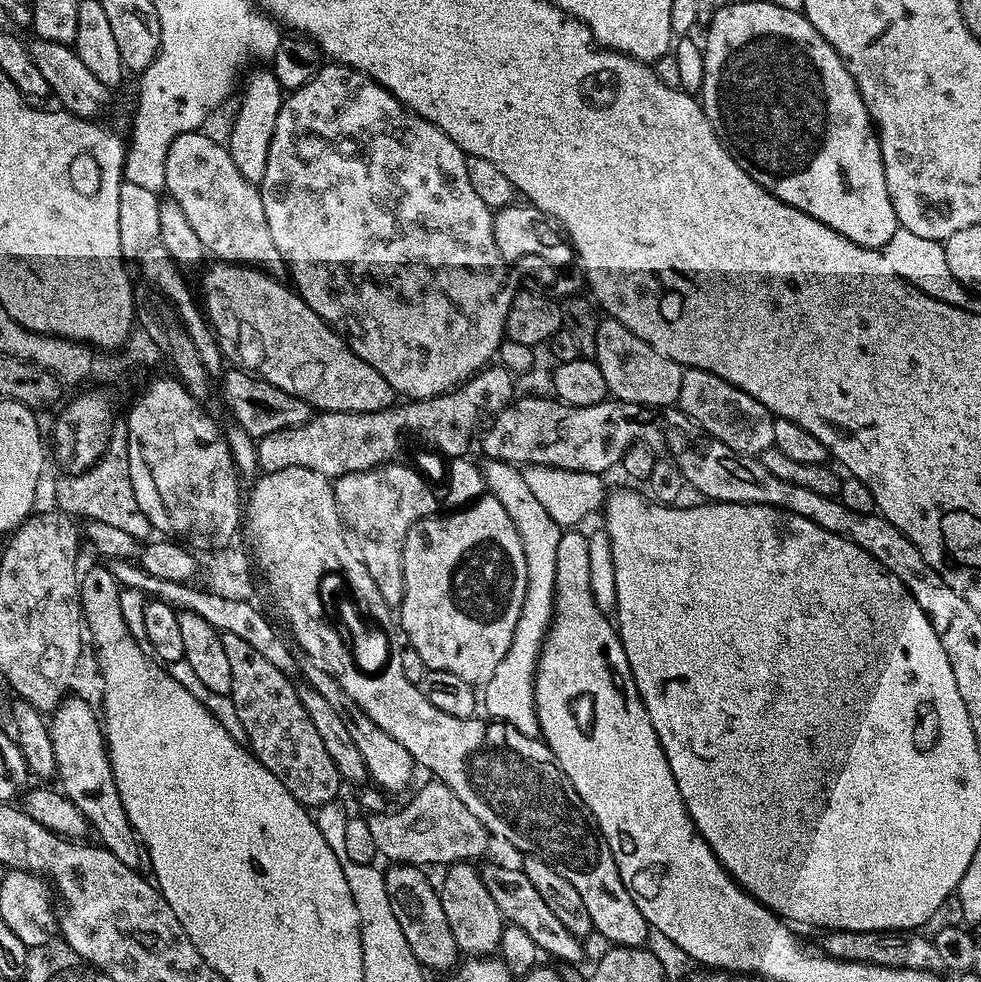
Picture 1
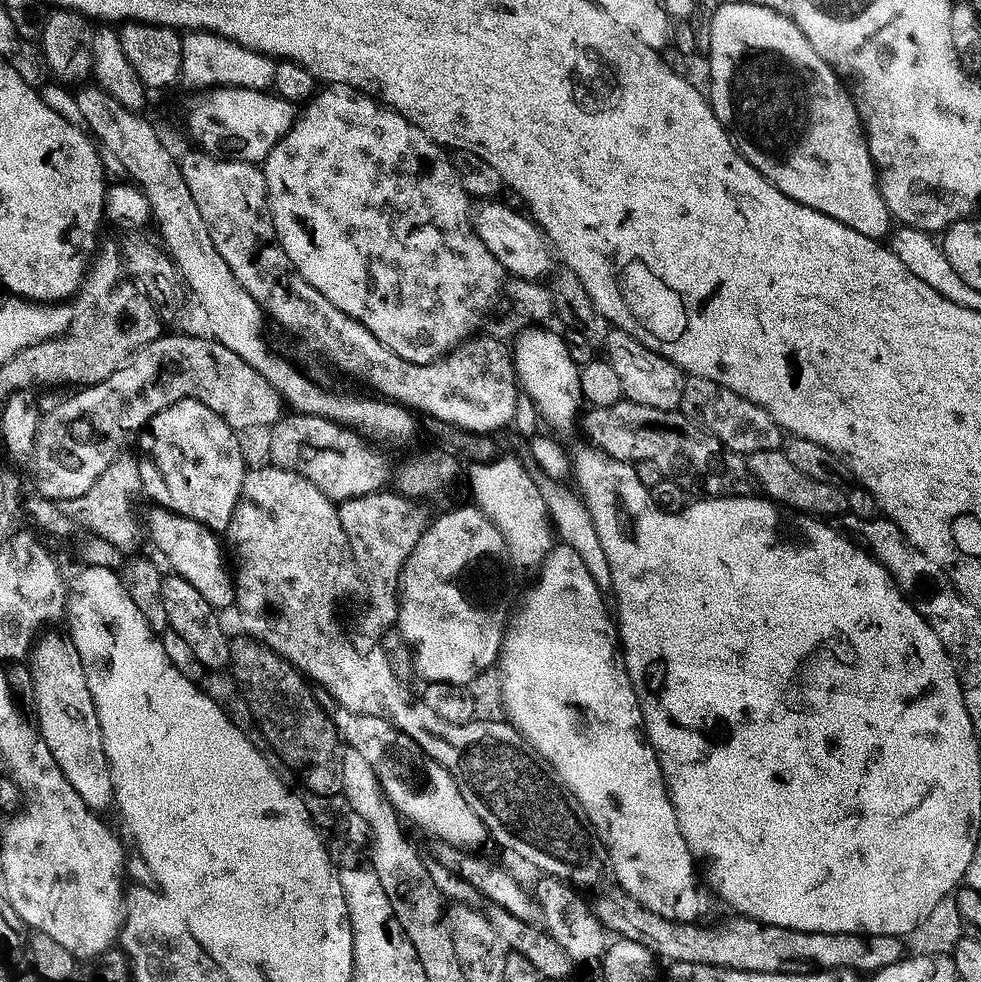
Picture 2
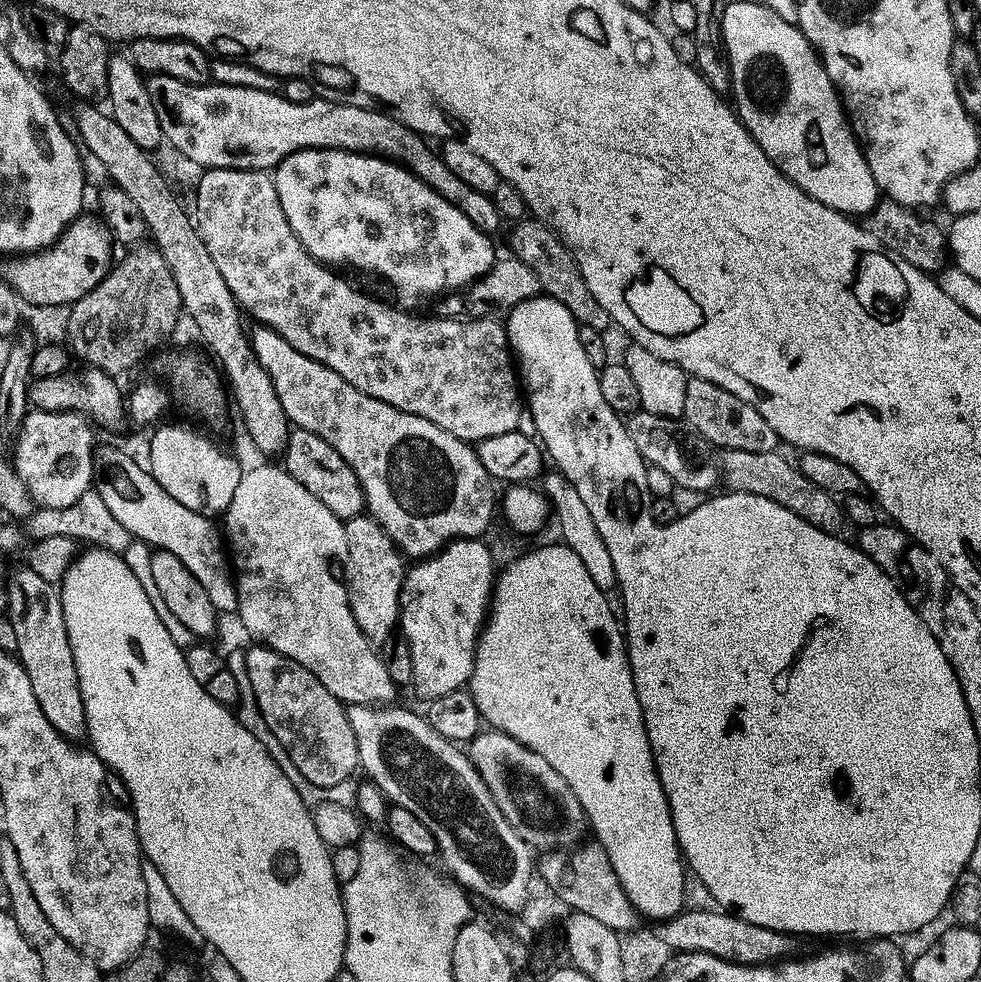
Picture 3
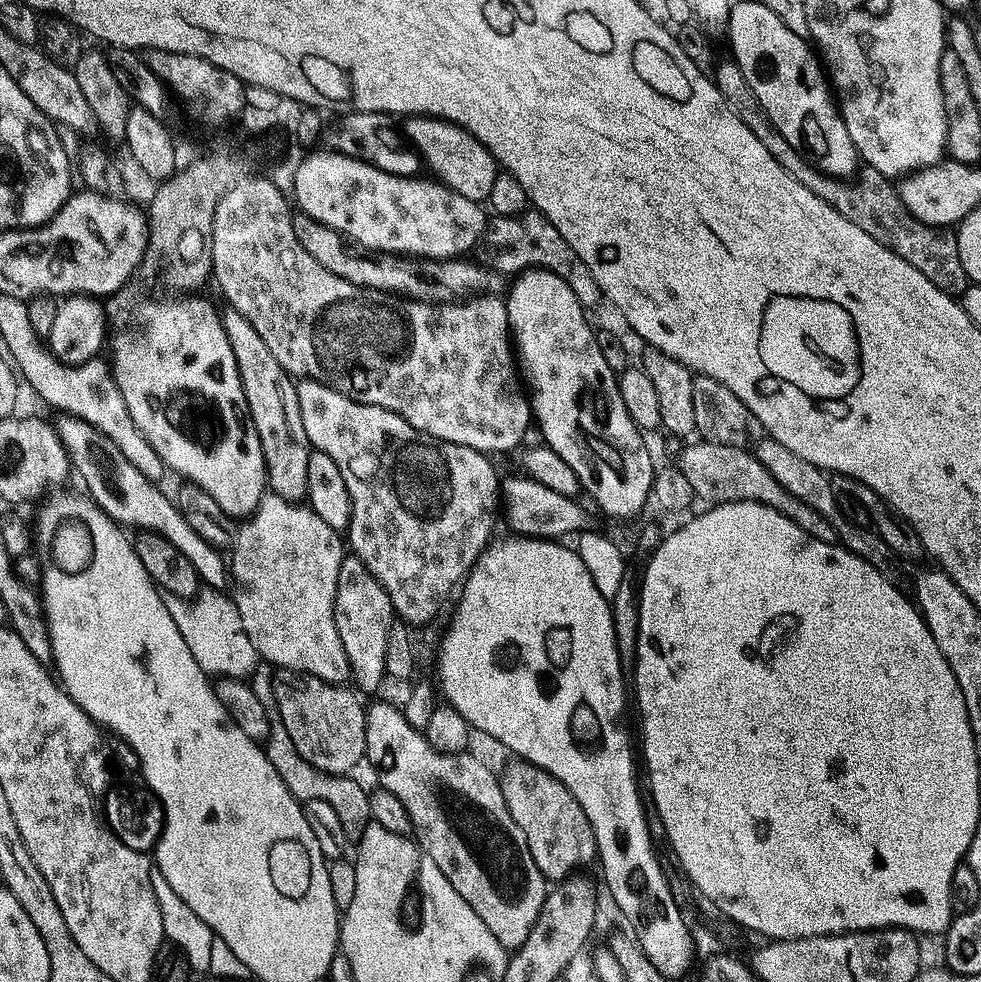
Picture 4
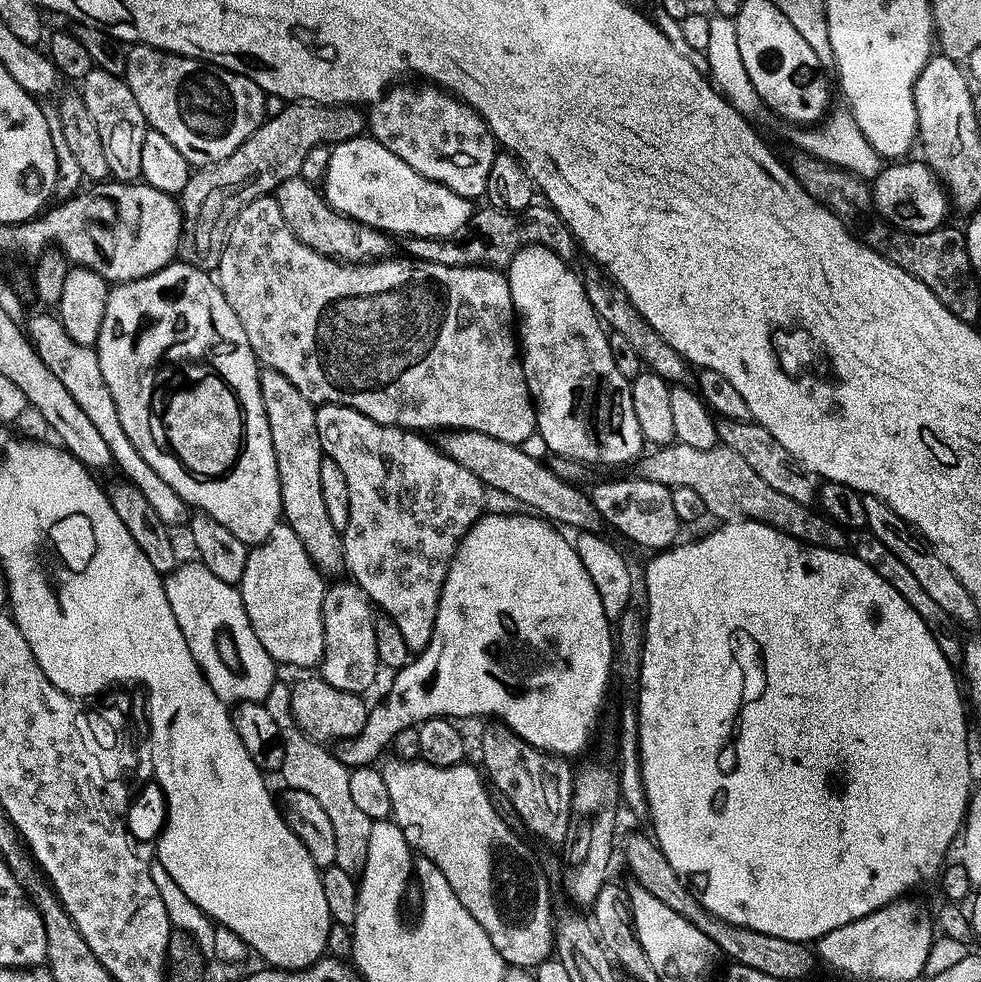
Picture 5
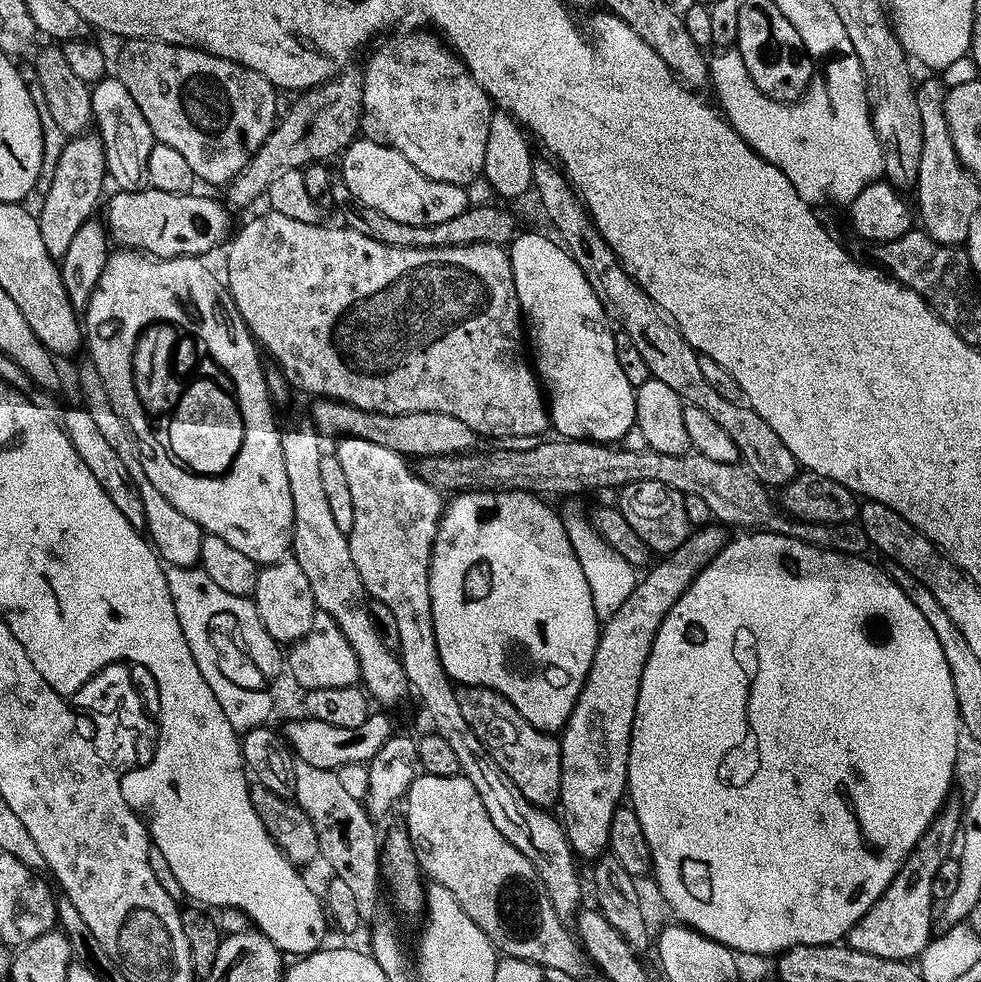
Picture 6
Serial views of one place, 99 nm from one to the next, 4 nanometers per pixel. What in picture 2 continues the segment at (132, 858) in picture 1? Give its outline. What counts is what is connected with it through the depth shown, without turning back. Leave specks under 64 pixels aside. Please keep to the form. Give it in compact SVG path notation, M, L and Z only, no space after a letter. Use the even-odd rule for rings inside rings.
M60 630L45 631L30 653L36 699L34 720L41 738L46 746L50 746L50 754L54 754L54 762L58 762L62 774L66 774L70 786L82 794L82 802L86 802L88 808L104 814L108 807L113 807L116 791L106 758L102 722L98 722L98 706L94 706L94 694L90 694L90 682L86 682L86 670L71 635L56 631Z

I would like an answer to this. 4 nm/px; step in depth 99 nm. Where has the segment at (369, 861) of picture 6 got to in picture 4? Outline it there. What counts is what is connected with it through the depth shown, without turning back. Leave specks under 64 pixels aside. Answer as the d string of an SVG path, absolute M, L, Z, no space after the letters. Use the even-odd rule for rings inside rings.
M260 666L251 677L250 683L257 692L259 701L266 708L266 715L270 721L266 751L274 770L278 770L282 782L286 782L290 794L294 794L297 800L301 802L317 800L334 806L334 811L342 822L342 830L346 830L349 841L360 841L368 825L373 823L369 789L364 789L352 776L331 776L325 772L319 772L314 766L310 766L310 762L306 762L306 758L302 758L302 754L298 754L298 750L294 750L294 741L290 739L286 726L282 726L282 714L278 714L278 702L274 698L274 686L272 685L273 679L273 669L268 666Z

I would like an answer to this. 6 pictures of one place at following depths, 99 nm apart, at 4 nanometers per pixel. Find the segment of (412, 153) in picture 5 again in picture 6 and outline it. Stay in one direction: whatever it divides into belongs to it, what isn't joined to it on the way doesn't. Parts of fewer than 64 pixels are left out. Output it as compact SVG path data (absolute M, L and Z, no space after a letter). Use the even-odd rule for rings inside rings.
M416 32L413 36L393 35L393 40L369 62L368 72L363 73L362 132L367 139L398 150L398 154L422 170L426 178L434 178L434 182L467 186L484 175L494 105L483 86L472 76L468 65L439 35L428 32Z

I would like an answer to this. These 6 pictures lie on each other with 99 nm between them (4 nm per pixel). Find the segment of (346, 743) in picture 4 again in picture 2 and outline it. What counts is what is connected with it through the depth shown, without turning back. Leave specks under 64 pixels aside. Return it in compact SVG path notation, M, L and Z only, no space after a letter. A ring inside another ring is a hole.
M247 634L231 641L232 662L230 673L239 688L242 703L248 708L250 714L256 720L257 727L263 736L265 745L280 755L280 760L292 772L300 775L300 780L307 791L319 796L337 795L340 782L338 771L338 757L342 751L342 741L332 724L331 717L324 712L319 702L315 700L315 694L309 681L288 660L282 659L273 648L268 648L258 640L253 640Z

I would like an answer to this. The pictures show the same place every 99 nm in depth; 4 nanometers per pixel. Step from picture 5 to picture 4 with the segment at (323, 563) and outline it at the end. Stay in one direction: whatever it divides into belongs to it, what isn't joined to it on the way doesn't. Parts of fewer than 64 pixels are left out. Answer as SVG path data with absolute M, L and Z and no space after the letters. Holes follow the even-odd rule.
M228 310L223 313L226 338L234 346L234 358L238 362L238 374L242 374L242 390L246 390L246 402L250 406L250 418L262 440L262 454L266 458L268 486L283 500L304 502L308 499L310 458L312 443L302 422L302 406L298 406L297 381L274 358L270 346L262 342L258 330L246 322L242 314Z

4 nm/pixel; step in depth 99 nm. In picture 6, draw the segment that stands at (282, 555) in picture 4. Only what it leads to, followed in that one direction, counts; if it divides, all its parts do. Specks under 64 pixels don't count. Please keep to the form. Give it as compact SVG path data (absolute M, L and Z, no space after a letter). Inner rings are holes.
M292 558L282 560L279 564L269 564L261 571L254 593L254 603L270 638L274 638L281 646L295 646L305 640L314 626L314 614L318 610L314 590L310 590L310 581L306 579L302 566L298 566Z

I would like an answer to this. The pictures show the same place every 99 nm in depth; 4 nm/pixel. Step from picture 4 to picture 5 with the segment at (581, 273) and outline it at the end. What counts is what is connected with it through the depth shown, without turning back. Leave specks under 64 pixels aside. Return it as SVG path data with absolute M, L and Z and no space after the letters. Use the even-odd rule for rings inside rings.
M533 204L516 215L484 206L473 215L466 231L451 240L431 240L405 236L402 252L407 259L430 262L451 268L499 268L507 269L523 248L540 247L558 254L563 261L573 263L580 254L580 247L571 230L562 222L560 215L546 204Z

